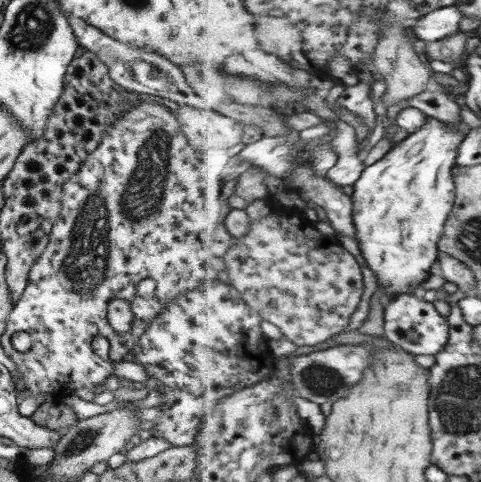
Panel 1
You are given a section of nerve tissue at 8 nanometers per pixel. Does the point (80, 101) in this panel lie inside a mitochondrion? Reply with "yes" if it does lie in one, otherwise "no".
no

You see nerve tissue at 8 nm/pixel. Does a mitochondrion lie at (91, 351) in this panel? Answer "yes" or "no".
no

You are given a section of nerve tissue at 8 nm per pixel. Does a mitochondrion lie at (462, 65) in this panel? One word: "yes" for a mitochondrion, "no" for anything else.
no

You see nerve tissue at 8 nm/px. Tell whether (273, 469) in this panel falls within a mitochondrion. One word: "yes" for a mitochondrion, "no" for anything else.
no

